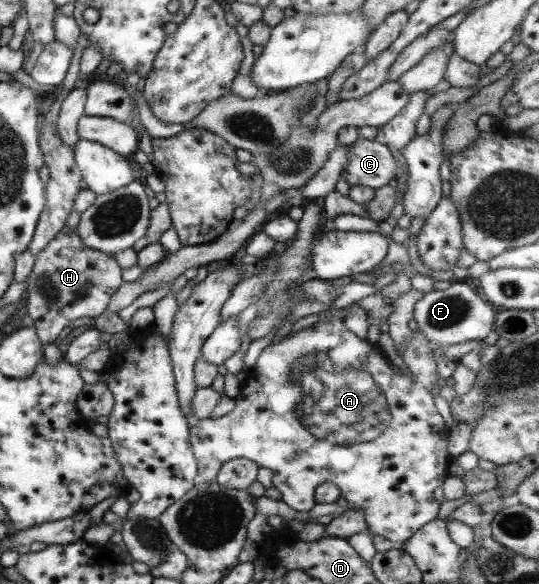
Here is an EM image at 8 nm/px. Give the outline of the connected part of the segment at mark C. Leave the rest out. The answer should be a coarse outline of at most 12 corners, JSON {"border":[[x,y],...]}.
{"border":[[359,138],[339,172],[349,188],[380,188],[394,177],[384,144]]}

